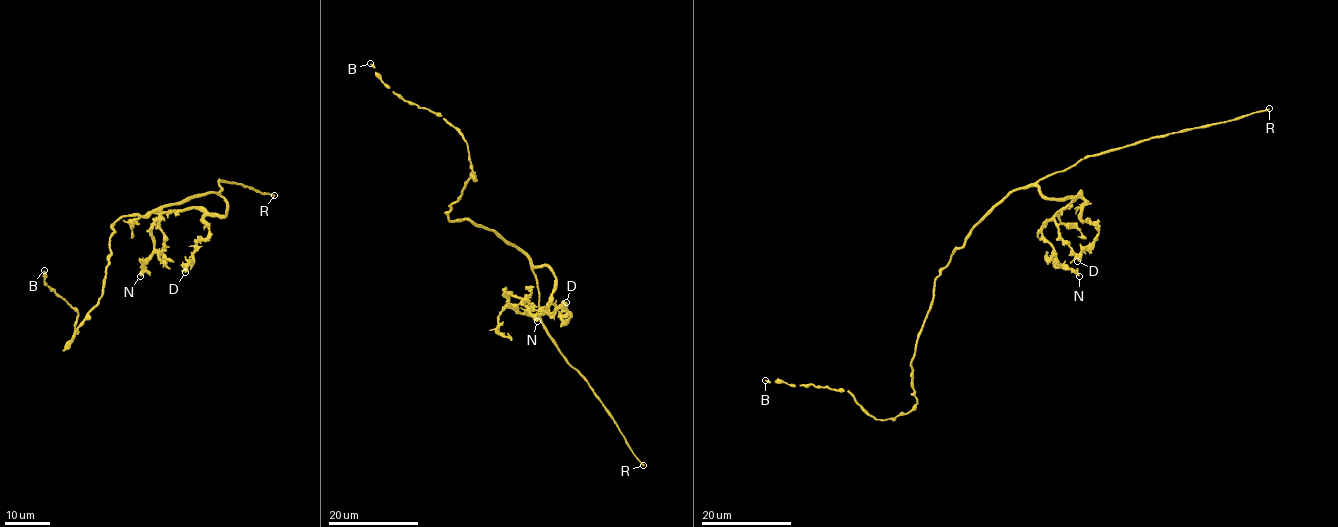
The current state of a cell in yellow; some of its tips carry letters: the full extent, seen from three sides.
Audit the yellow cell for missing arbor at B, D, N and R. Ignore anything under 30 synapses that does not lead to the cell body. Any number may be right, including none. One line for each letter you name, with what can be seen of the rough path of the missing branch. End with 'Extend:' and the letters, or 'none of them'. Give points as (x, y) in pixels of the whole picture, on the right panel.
R: missing branch runs (1269, 108), (1306, 80), (1255, 30), (1277, 38), (1283, 72), (1302, 46), (1332, 42)
Extend: R

